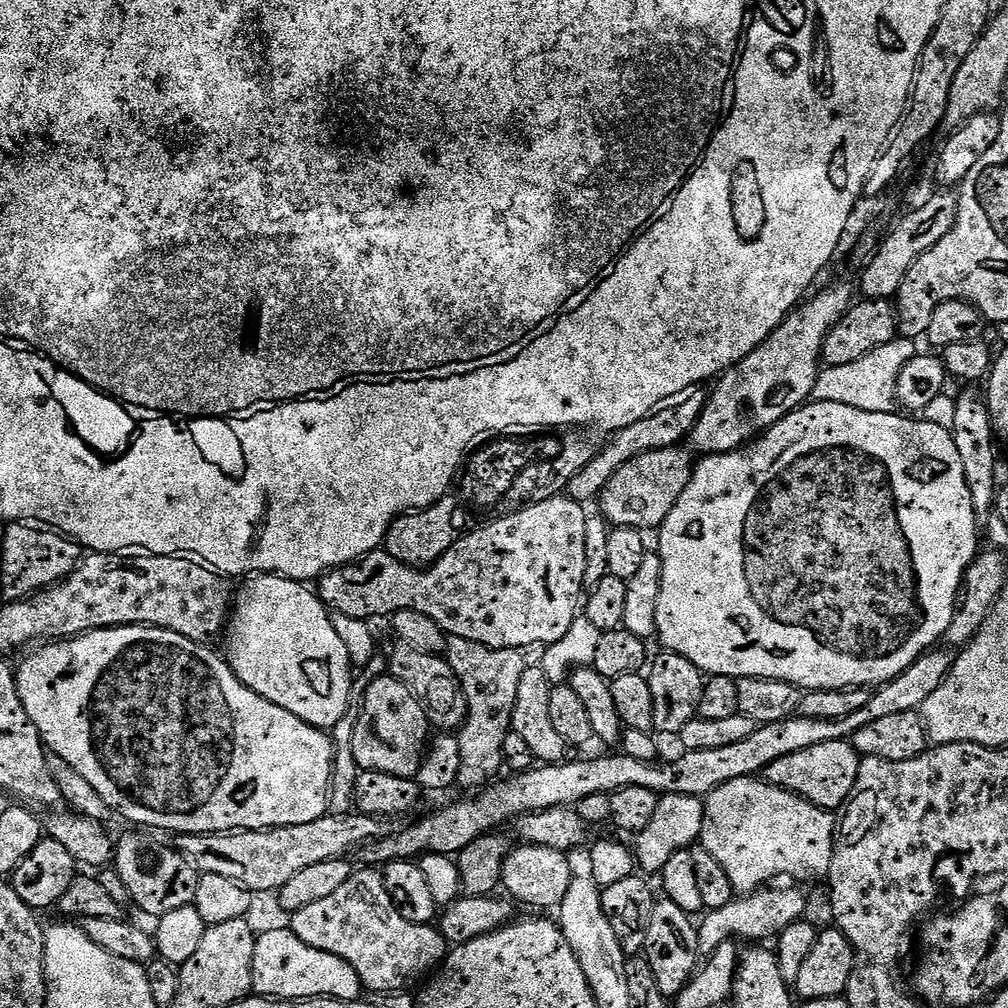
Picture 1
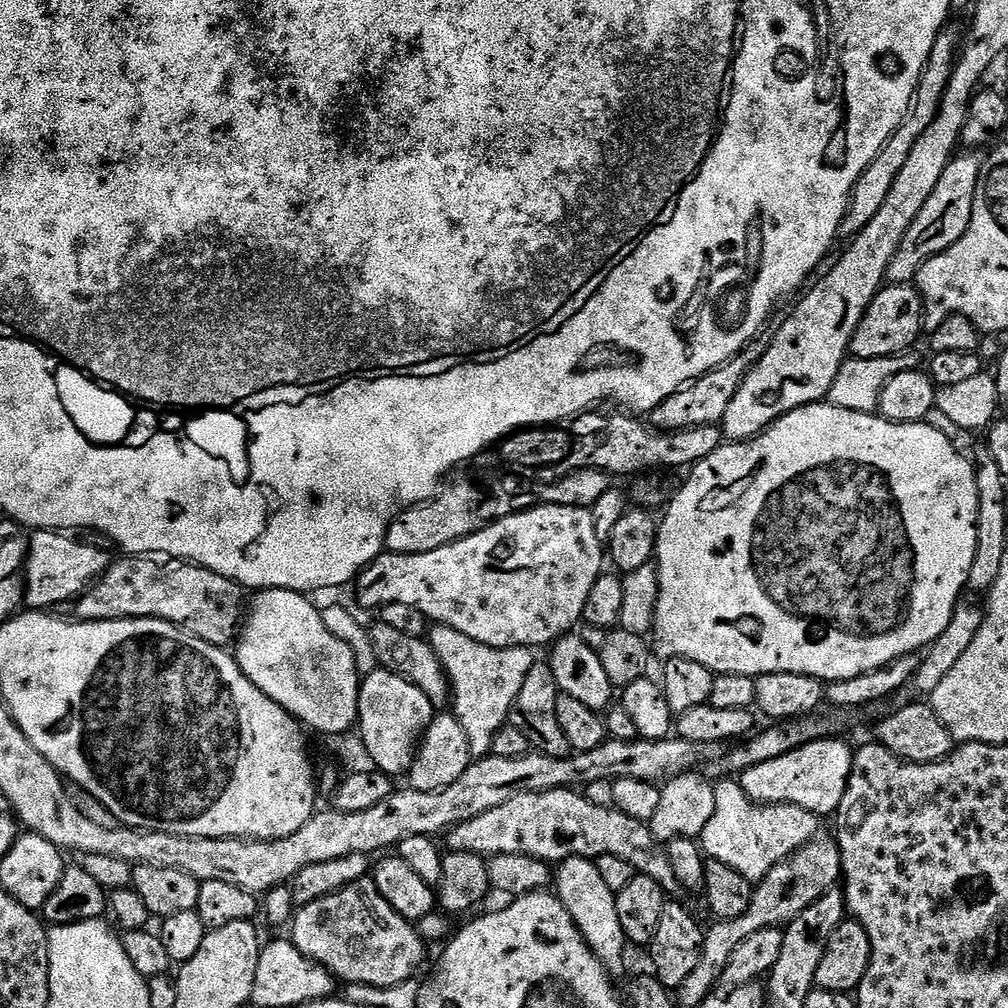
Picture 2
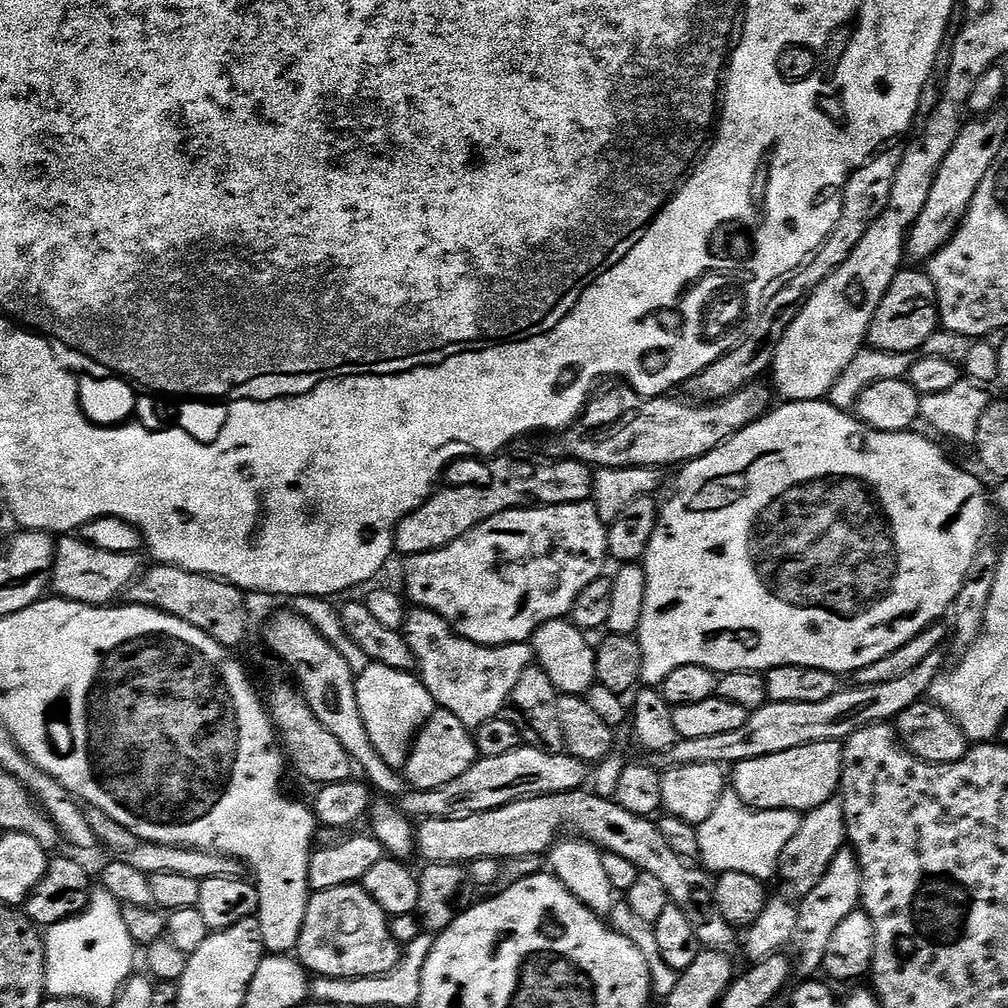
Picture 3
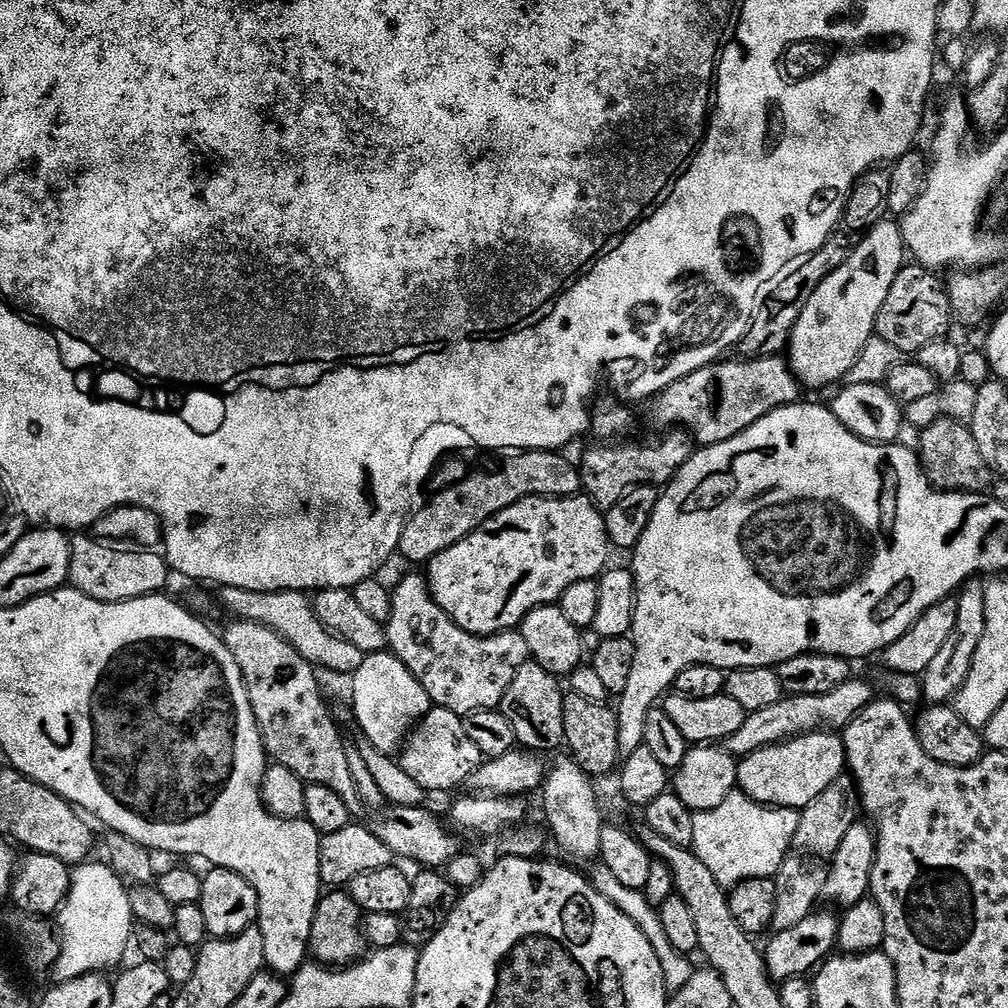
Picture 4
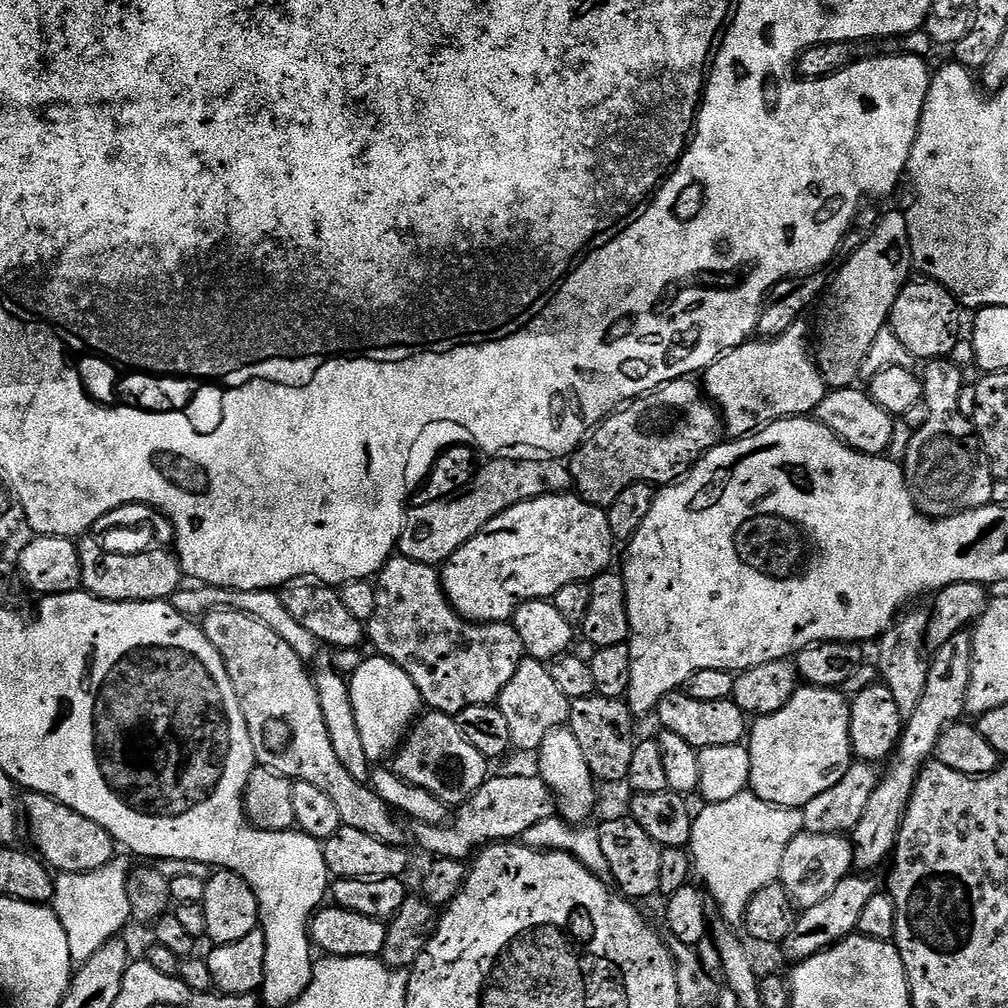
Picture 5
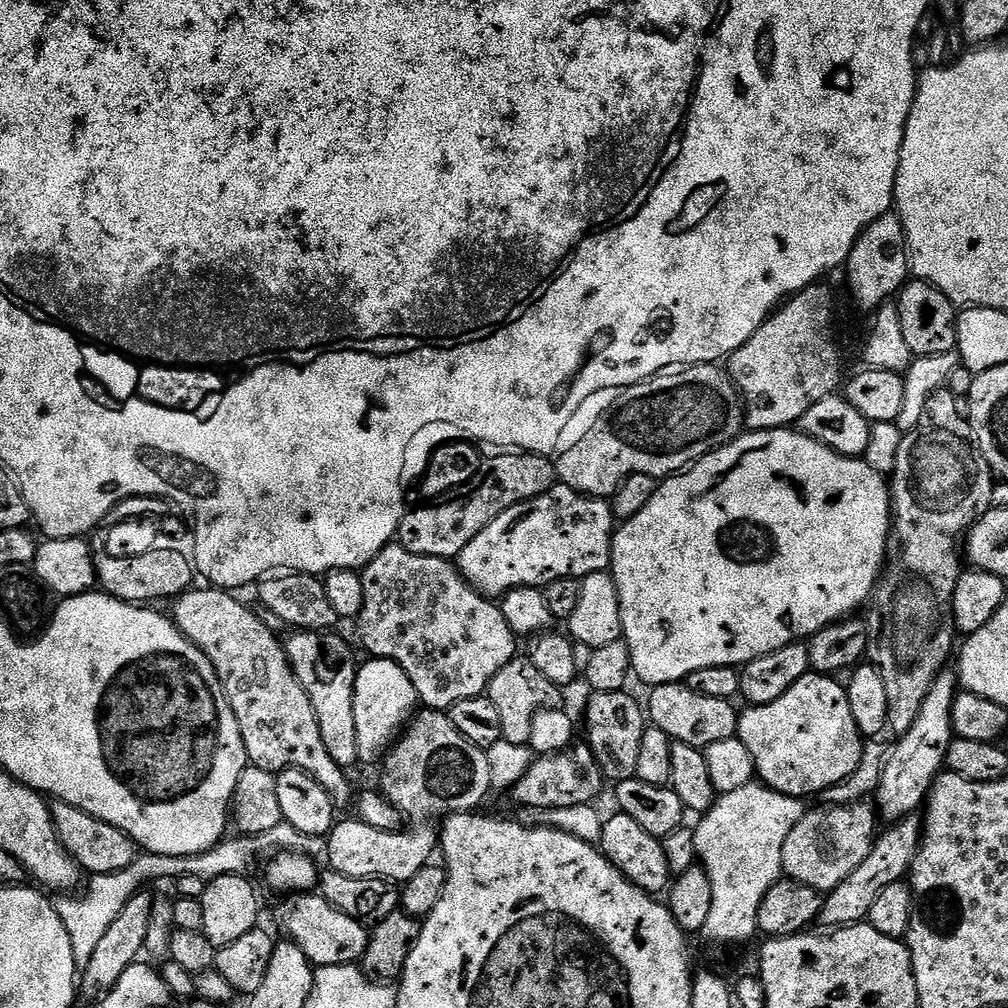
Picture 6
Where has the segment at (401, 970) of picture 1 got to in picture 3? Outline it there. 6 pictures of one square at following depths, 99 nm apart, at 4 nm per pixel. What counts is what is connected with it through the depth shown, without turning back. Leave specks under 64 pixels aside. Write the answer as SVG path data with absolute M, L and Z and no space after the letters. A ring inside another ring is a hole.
M363 883L312 892L294 949L295 959L316 978L357 980L384 976L393 972L402 955L401 945L392 939L388 930L389 919L382 906L370 898Z

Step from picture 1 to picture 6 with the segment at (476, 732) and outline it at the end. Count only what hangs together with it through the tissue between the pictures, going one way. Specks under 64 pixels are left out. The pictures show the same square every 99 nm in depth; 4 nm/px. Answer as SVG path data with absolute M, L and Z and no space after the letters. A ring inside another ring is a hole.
M393 542L386 545L362 569L360 572L360 581L362 582L362 590L364 591L362 608L358 617L361 646L368 651L367 655L369 657L379 658L381 660L392 660L398 666L402 666L402 670L408 675L410 682L414 682L414 690L416 691L419 703L425 709L447 710L453 708L458 702L466 702L466 698L485 695L490 686L490 682L494 678L494 674L498 674L498 670L502 670L502 666L506 666L511 660L517 659L518 652L516 652L516 643L518 643L518 637L516 633L510 630L510 626L502 614L499 603L493 602L489 597L482 596L476 589L471 588L464 581L463 576L460 575L459 567L451 559L442 556L414 554L413 552L406 551L399 542Z

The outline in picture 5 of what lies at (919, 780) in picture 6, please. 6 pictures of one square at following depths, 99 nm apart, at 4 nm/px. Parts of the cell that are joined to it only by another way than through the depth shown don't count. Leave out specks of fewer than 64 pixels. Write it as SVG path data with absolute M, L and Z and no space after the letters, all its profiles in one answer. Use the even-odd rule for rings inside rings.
M968 630L954 634L950 642L931 653L926 674L926 690L922 690L922 699L906 717L904 729L900 731L900 741L896 743L896 751L886 764L888 773L879 777L874 794L870 794L870 802L866 802L866 811L863 812L862 818L858 818L858 826L854 826L850 833L852 867L857 873L875 873L875 868L883 860L885 863L896 848L898 830L902 826L902 818L914 794L914 786L921 769L933 759L938 738L950 725L963 717L960 715L965 715L973 654L972 632Z

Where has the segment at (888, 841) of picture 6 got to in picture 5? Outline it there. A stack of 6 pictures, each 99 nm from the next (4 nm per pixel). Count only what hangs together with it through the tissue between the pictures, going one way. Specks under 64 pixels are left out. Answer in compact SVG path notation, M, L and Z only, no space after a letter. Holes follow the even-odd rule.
M850 874L818 906L810 906L799 913L794 930L784 940L782 951L792 959L792 962L799 962L810 958L814 954L833 948L839 940L853 935L858 929L858 918L862 918L862 910L870 903L870 898L878 894L878 888L872 881L873 877L868 874Z

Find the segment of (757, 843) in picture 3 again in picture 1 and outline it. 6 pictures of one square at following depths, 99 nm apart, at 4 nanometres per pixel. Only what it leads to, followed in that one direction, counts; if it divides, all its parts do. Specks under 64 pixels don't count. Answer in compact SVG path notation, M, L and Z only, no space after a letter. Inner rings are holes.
M743 776L734 778L734 782L718 786L704 800L704 825L700 831L699 843L710 850L718 862L722 862L722 870L726 870L737 894L751 894L761 891L767 885L764 883L775 876L823 881L832 870L837 831L837 817L829 809L811 804L809 800L803 800L763 778Z

